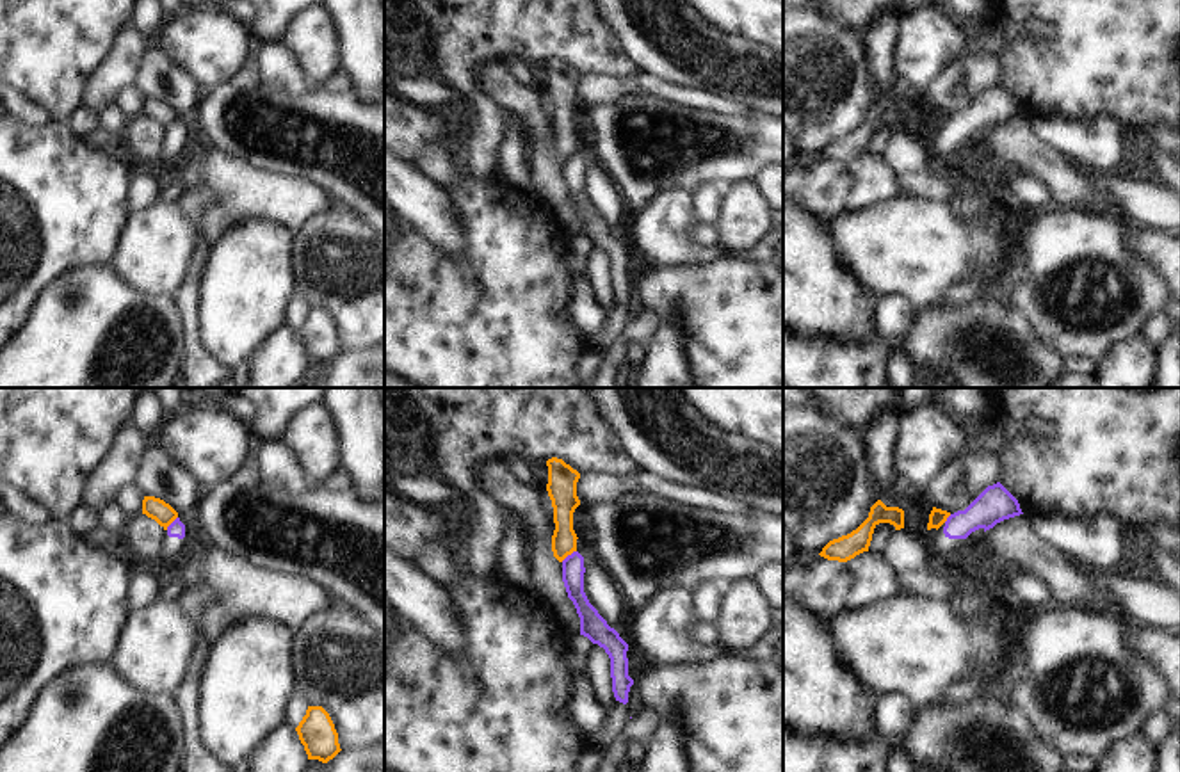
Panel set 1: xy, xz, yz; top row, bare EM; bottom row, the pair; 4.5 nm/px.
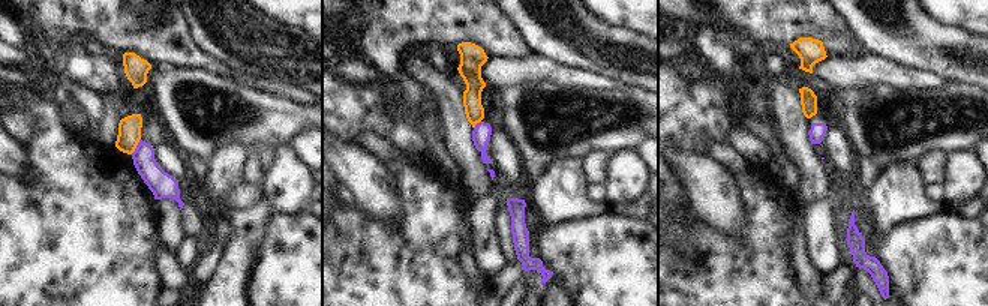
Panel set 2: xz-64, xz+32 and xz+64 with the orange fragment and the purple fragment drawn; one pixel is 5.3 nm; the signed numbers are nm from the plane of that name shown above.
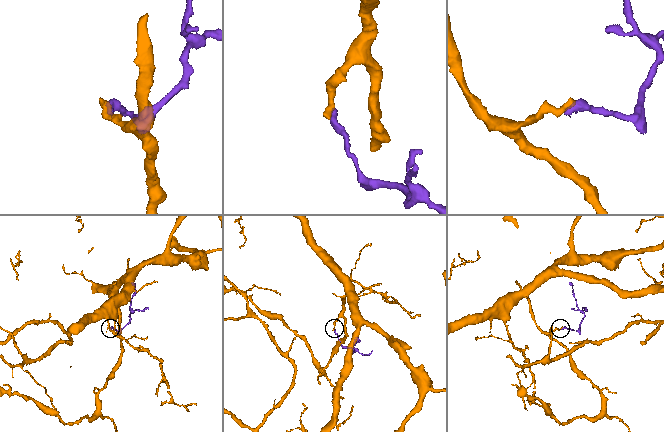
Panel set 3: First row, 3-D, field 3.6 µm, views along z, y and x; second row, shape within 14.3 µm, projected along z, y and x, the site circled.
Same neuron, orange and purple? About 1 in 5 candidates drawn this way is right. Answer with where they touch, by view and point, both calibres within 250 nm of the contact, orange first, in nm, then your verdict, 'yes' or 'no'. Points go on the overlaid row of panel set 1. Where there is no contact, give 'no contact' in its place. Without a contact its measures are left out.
xz (568, 554) | 120/100 nm | no

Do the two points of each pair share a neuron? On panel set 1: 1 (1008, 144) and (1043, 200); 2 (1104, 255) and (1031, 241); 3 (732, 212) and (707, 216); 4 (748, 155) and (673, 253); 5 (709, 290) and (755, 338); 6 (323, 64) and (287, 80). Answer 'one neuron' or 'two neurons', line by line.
1: two neurons
2: one neuron
3: two neurons
4: two neurons
5: one neuron
6: two neurons

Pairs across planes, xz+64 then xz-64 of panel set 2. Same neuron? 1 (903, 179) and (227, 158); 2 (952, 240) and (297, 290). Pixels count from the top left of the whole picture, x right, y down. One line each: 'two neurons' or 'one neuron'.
1: one neuron
2: one neuron

